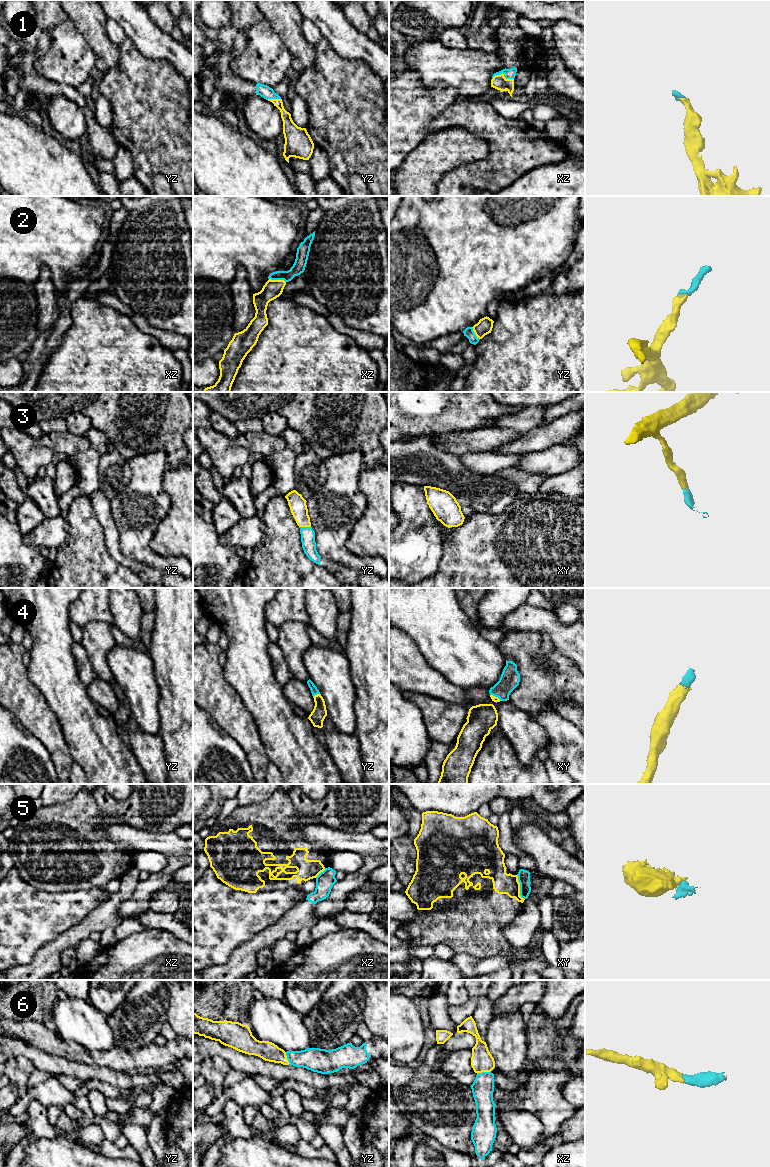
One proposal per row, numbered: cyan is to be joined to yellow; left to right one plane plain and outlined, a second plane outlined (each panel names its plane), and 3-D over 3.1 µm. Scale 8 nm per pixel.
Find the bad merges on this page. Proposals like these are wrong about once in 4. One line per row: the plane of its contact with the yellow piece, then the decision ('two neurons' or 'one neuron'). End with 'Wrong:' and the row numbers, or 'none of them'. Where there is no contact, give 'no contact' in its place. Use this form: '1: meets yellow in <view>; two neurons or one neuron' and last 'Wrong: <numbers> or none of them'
1: meets yellow in xz; one neuron
2: meets yellow in xz; one neuron
3: meets yellow in yz; one neuron
4: meets yellow in yz; one neuron
5: meets yellow in xy; two neurons
6: meets yellow in xz; one neuron
Wrong: 5

